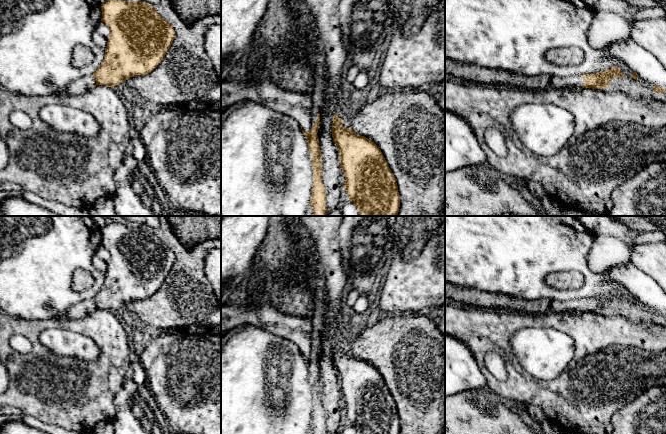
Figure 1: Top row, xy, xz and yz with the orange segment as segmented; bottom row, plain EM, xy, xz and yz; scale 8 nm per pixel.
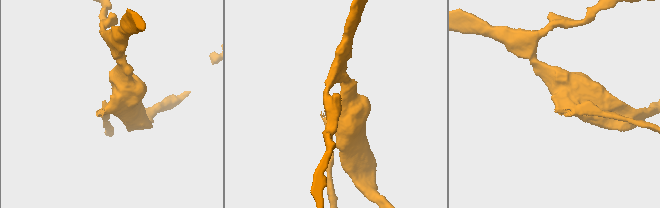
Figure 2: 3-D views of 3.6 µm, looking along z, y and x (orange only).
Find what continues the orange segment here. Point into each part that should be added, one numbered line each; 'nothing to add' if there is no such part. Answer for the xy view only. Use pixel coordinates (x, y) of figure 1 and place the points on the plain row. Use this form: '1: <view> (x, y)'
1: xy (78, 310)

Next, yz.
1: yz (574, 306)

